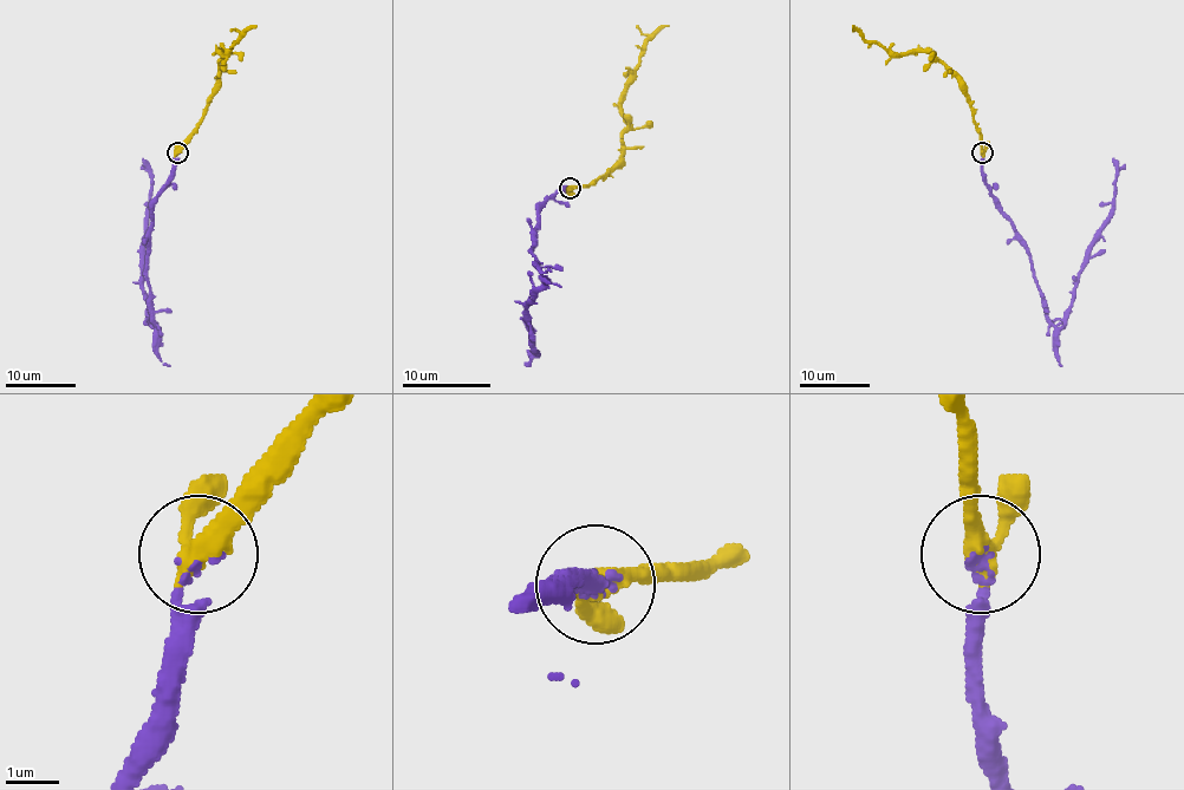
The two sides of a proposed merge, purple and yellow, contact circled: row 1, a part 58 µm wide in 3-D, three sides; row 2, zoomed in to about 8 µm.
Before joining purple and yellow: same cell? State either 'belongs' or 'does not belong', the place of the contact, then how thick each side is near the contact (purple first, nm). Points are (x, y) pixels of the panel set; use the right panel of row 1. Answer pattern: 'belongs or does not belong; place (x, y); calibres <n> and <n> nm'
belongs; place (982, 152); calibres 160 and 380 nm

